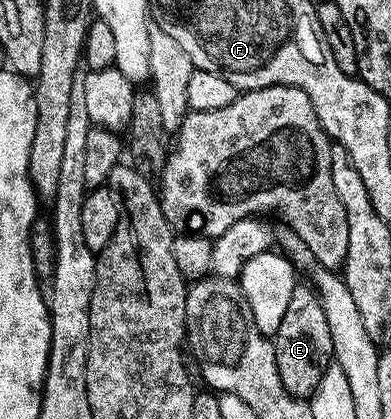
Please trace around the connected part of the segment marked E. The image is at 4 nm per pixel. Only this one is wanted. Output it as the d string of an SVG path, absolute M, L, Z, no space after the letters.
M296 281L293 296L285 308L285 316L281 319L281 328L277 328L273 341L281 382L293 397L310 399L335 356L329 320L325 318L319 294L310 281Z

